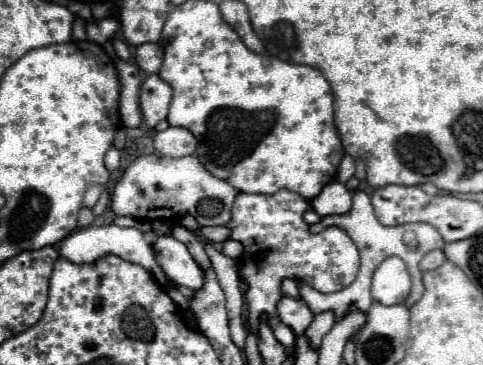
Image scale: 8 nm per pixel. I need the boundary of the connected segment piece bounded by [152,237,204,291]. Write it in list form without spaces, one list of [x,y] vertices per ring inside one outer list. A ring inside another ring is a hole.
[[[156,237],[152,243],[152,251],[156,257],[156,263],[162,267],[162,271],[176,281],[178,285],[200,289],[204,283],[200,265],[190,257],[186,245],[176,241],[174,237]]]

